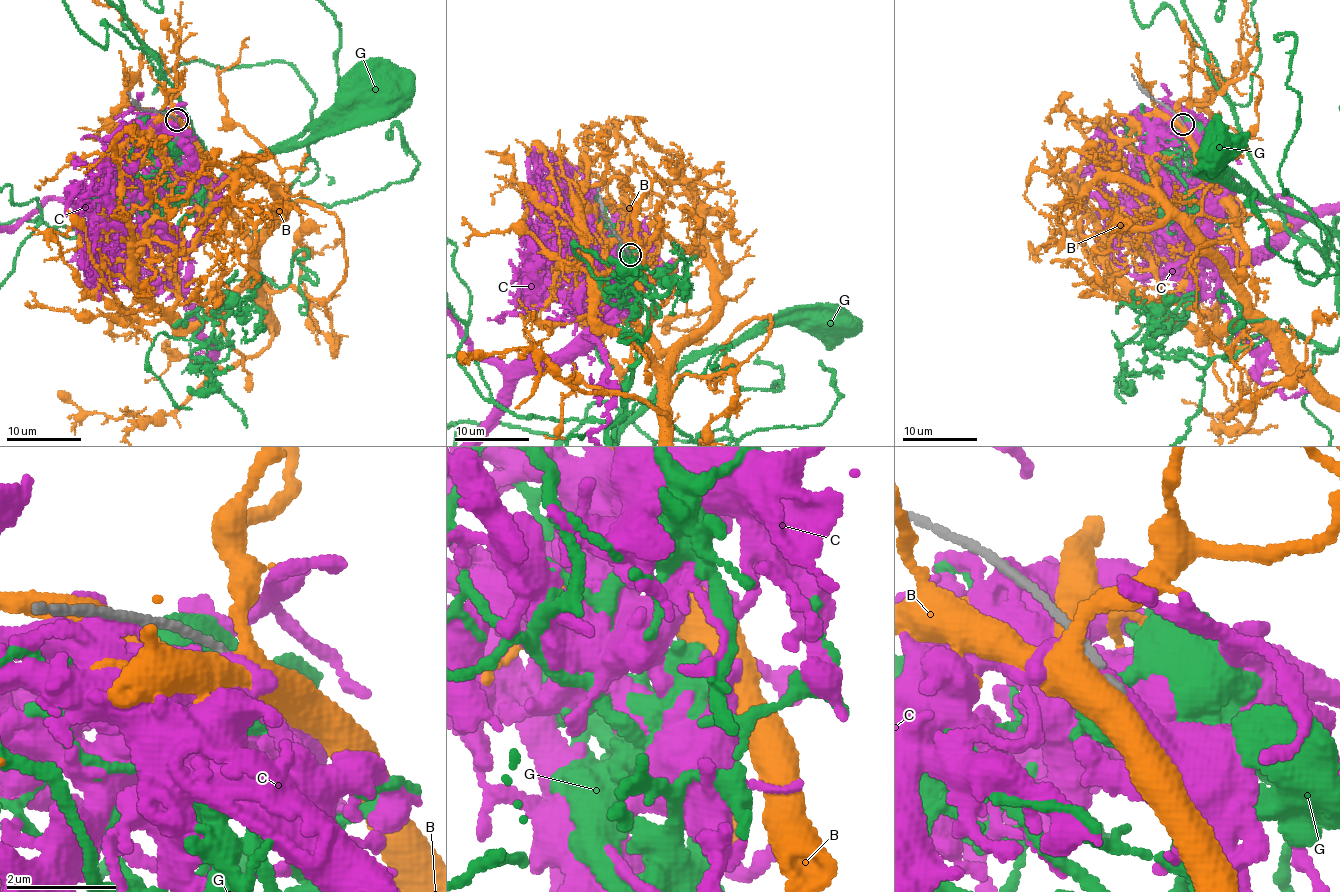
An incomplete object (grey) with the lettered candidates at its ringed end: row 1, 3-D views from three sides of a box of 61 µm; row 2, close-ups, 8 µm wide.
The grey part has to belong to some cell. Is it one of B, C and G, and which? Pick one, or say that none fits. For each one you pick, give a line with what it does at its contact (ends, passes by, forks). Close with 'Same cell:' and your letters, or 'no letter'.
Same cell: no letter

